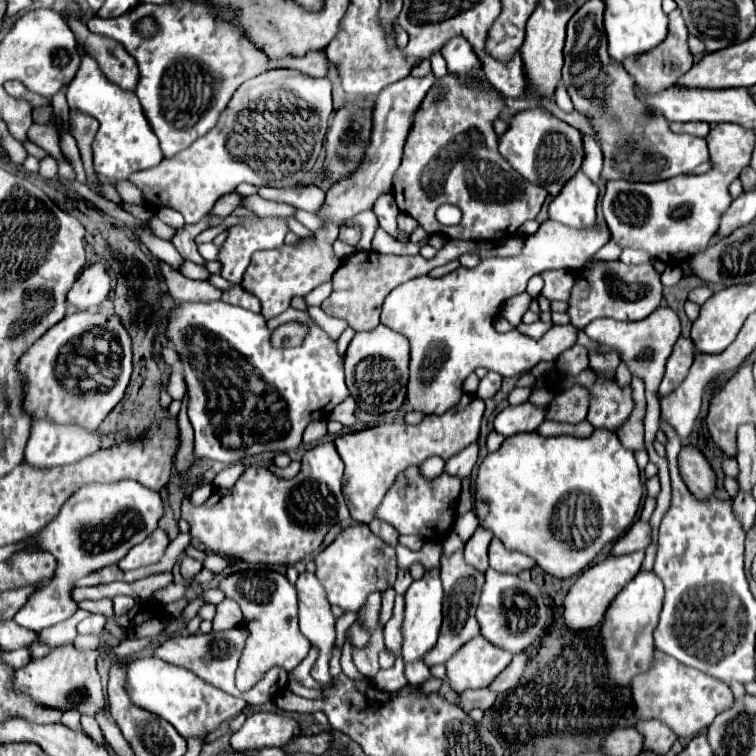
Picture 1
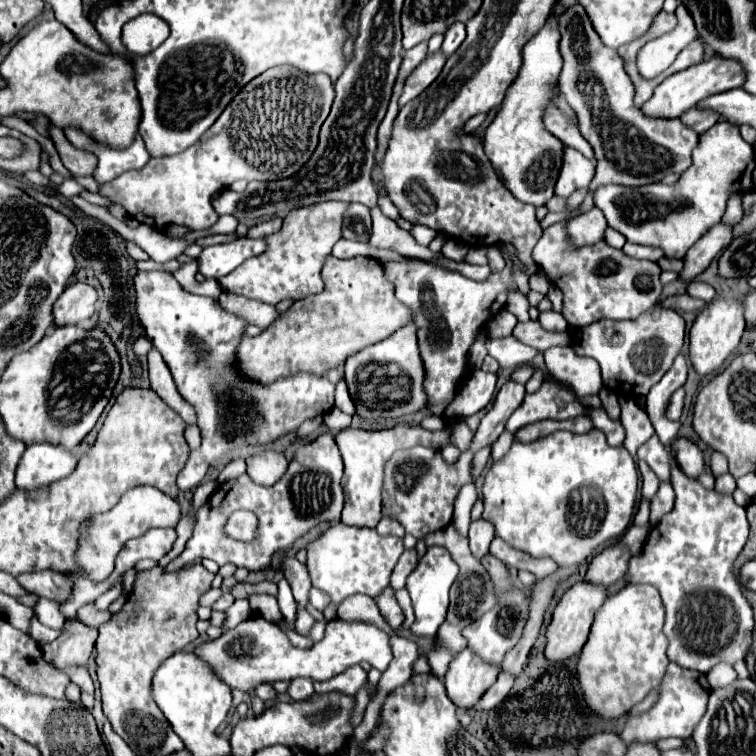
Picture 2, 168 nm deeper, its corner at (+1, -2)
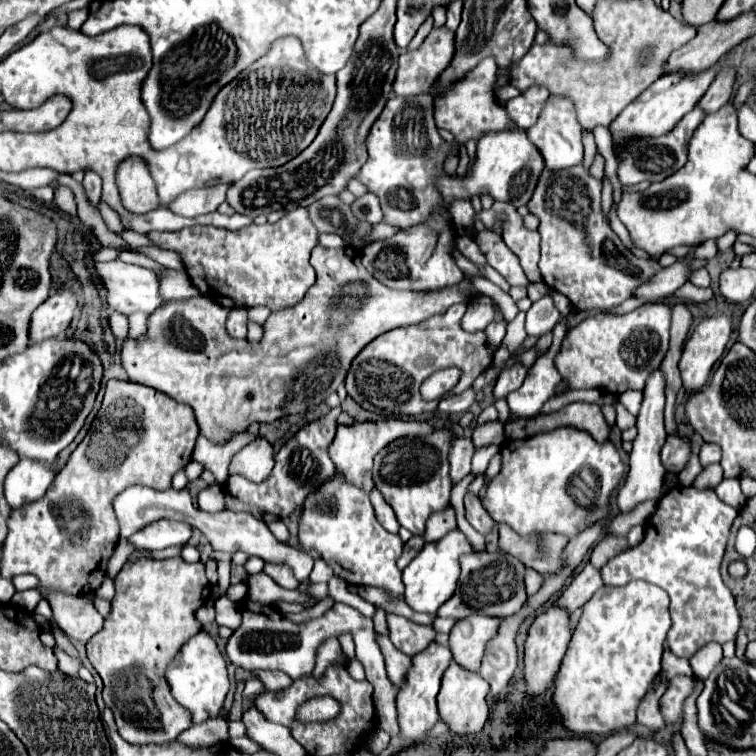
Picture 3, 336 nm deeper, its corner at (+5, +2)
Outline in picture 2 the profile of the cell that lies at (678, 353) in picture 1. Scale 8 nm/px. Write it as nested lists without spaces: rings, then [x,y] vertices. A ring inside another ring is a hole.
[[[680,352],[676,356],[672,368],[662,376],[662,380],[658,384],[652,386],[650,394],[646,396],[646,414],[650,416],[650,422],[670,458],[672,486],[676,492],[676,502],[674,502],[674,510],[670,514],[666,514],[660,520],[660,524],[650,532],[642,556],[640,558],[634,556],[630,560],[628,576],[630,576],[630,584],[632,582],[634,584],[652,584],[658,588],[658,592],[662,596],[662,602],[666,606],[664,636],[668,638],[668,658],[682,668],[706,674],[720,662],[736,664],[736,662],[744,660],[750,650],[750,644],[752,644],[754,612],[742,592],[738,574],[734,574],[734,562],[748,540],[748,520],[746,520],[744,506],[738,506],[732,496],[724,496],[724,494],[718,494],[716,490],[708,490],[698,480],[684,476],[684,472],[680,472],[680,468],[672,456],[672,442],[678,436],[680,422],[666,418],[666,406],[668,406],[670,396],[680,386],[684,386],[686,376],[688,376],[688,366],[686,366],[684,354]]]

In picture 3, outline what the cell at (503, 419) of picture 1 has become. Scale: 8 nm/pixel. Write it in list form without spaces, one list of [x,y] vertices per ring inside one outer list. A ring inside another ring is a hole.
[[[562,318],[554,328],[554,340],[546,354],[542,354],[534,366],[528,370],[524,384],[506,396],[510,412],[518,414],[520,418],[530,418],[540,412],[542,404],[554,396],[556,386],[560,384],[562,376],[554,366],[554,356],[560,350],[560,344],[566,336],[566,318]]]

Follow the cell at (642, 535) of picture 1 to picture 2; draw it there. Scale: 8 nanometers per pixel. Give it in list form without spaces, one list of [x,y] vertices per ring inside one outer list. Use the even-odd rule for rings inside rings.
[[[624,544],[608,546],[590,562],[590,568],[588,568],[584,580],[610,586],[628,572],[630,558],[632,558],[632,554]]]

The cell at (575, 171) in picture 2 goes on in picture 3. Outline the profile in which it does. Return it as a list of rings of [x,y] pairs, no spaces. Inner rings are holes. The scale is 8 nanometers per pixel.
[[[552,96],[548,98],[548,104],[544,104],[544,112],[540,112],[540,120],[532,124],[532,128],[526,130],[528,140],[540,148],[540,154],[544,156],[544,164],[550,170],[560,170],[560,168],[570,168],[582,162],[584,158],[584,148],[580,140],[580,122],[576,120],[576,108],[572,100],[564,100],[564,96]]]

